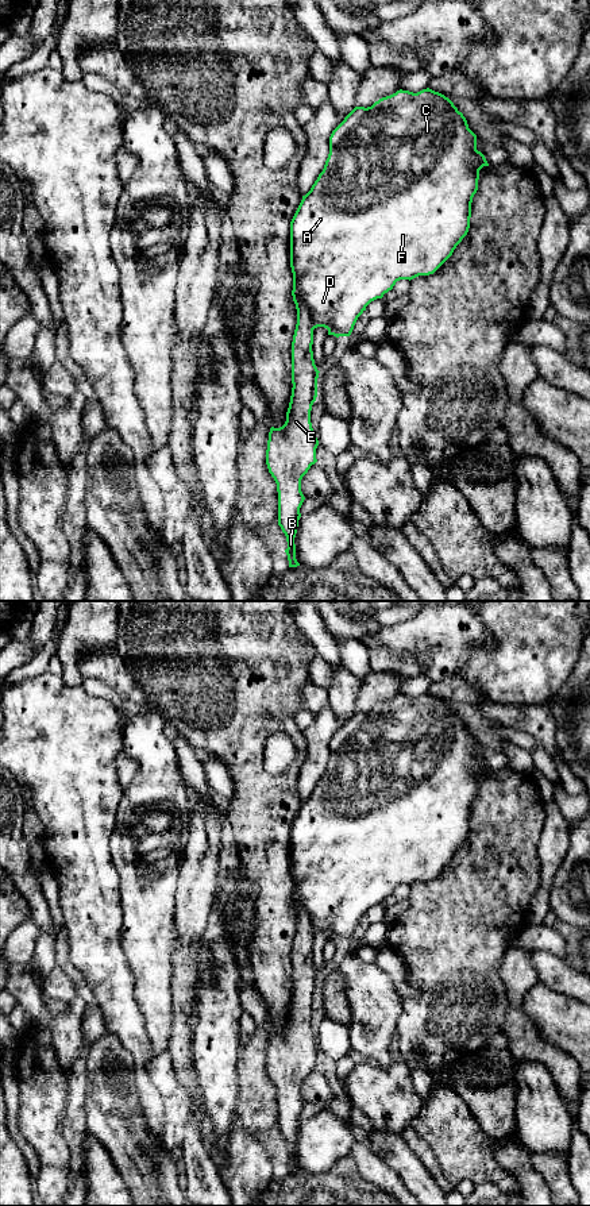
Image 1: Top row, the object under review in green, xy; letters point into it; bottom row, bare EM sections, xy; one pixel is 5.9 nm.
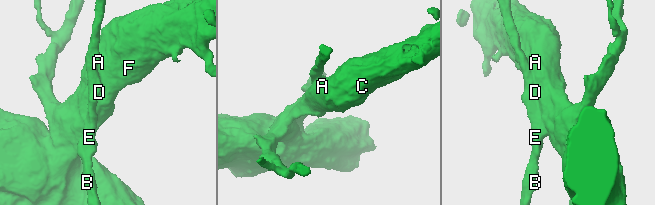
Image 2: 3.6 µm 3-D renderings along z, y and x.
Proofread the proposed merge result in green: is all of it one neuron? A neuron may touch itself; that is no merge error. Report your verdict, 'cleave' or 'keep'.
cleave

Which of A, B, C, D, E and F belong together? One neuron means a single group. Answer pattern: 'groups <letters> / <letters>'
groups A C D F / B E

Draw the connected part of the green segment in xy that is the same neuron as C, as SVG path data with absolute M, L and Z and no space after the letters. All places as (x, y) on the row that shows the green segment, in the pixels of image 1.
M429 88L417 93L397 90L382 97L371 107L355 107L329 136L329 154L323 172L312 185L290 221L290 267L293 273L293 301L296 309L304 305L313 324L313 330L324 327L328 335L350 336L358 317L366 307L382 298L400 280L413 280L419 276L433 274L454 253L456 246L467 235L471 217L473 197L478 190L479 170L489 166L485 155L477 150L477 135L468 128L467 120L454 103L444 95Z

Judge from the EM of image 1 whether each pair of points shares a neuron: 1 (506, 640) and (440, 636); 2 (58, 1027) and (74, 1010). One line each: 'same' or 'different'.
1: different
2: same

